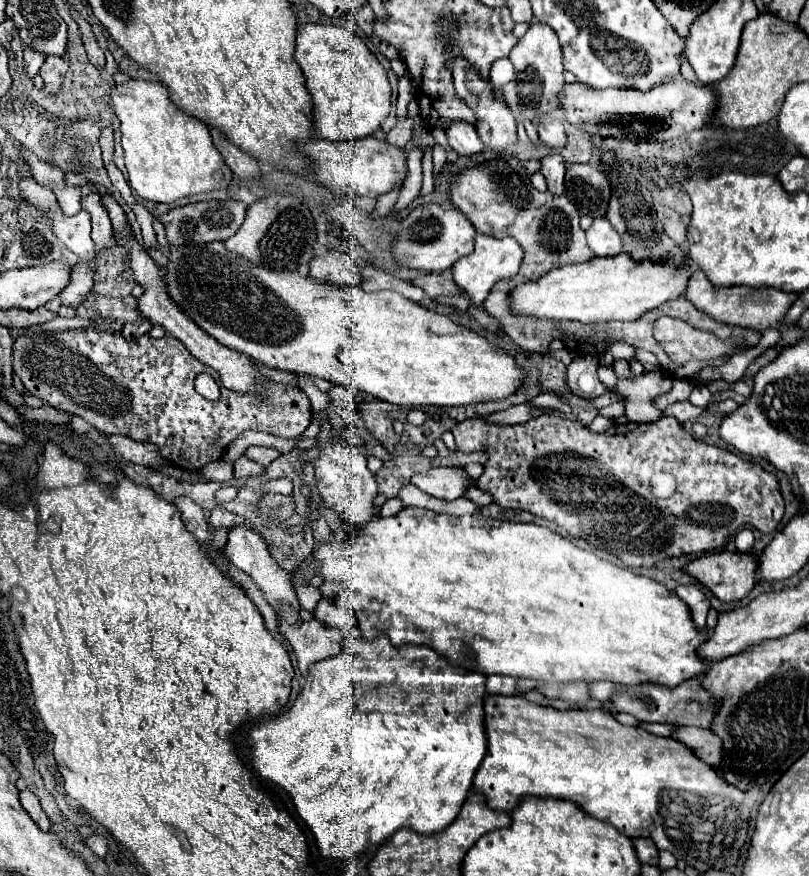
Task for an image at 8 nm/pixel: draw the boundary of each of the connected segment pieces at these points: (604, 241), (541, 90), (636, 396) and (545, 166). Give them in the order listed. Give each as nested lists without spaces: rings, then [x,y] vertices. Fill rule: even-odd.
[[[607,218],[593,220],[591,228],[587,230],[587,244],[595,256],[615,256],[623,250],[621,238]]]
[[[533,22],[527,30],[527,34],[515,44],[515,48],[509,54],[511,64],[515,66],[515,78],[501,86],[503,96],[507,96],[507,104],[511,104],[511,110],[519,118],[519,108],[527,112],[527,120],[535,120],[535,116],[541,116],[545,112],[551,112],[557,108],[557,94],[563,82],[563,54],[561,44],[553,32],[551,26]]]
[[[663,370],[643,372],[641,376],[617,380],[617,392],[621,392],[627,398],[625,416],[637,422],[659,420],[661,410],[653,408],[651,400],[655,396],[667,394],[669,390],[671,390],[671,376],[667,376]]]
[[[551,154],[541,158],[541,174],[547,178],[549,192],[563,194],[563,176],[565,176],[565,160],[561,154]]]

